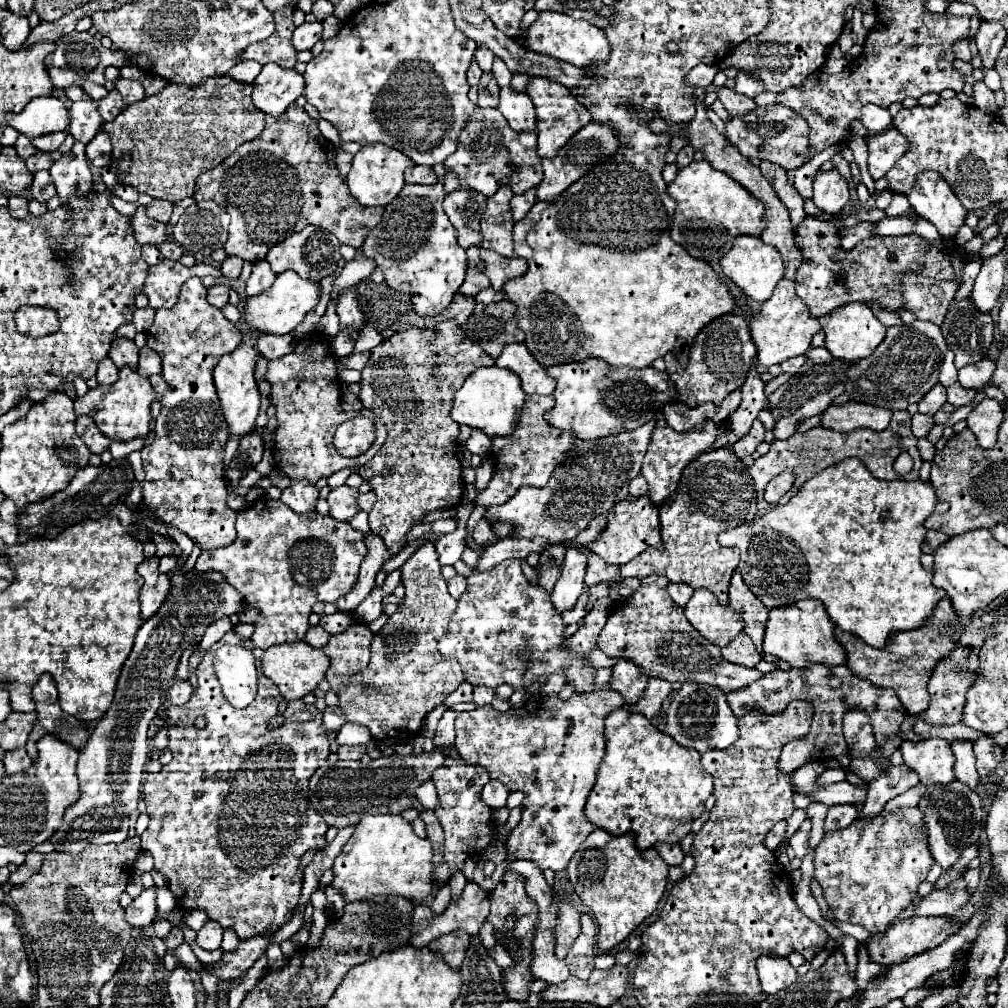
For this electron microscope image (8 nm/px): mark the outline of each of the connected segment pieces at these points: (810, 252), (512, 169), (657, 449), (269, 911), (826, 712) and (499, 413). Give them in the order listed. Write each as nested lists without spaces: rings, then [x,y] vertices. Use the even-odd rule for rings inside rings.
[[[806,216],[796,228],[796,244],[804,252],[804,262],[796,272],[796,294],[810,308],[814,318],[830,314],[834,308],[848,302],[876,300],[886,310],[900,310],[902,298],[898,292],[900,272],[918,272],[936,280],[954,280],[950,254],[930,246],[916,234],[908,236],[876,236],[856,244],[850,252],[840,248],[838,228],[830,220],[816,220]]]
[[[476,108],[474,116],[470,116],[466,128],[460,132],[458,142],[458,150],[444,162],[446,192],[474,188],[492,196],[500,186],[508,184],[514,194],[522,194],[542,182],[542,158],[536,150],[536,132],[512,132],[498,108]]]
[[[658,424],[652,432],[652,440],[648,446],[648,452],[644,456],[644,464],[640,474],[646,478],[648,488],[650,488],[650,500],[658,506],[663,504],[664,500],[676,492],[678,480],[682,470],[702,452],[712,450],[714,440],[718,438],[718,424],[704,424],[702,432],[676,432],[670,426]]]
[[[236,626],[204,654],[196,670],[196,676],[200,676],[198,690],[186,704],[168,708],[168,748],[174,758],[170,764],[162,766],[158,774],[150,774],[144,780],[142,798],[148,806],[150,826],[140,838],[142,850],[154,858],[154,868],[166,876],[168,888],[182,910],[200,908],[222,928],[232,926],[240,940],[248,940],[256,934],[278,930],[292,918],[302,890],[300,858],[306,850],[326,844],[324,836],[328,824],[308,802],[308,780],[316,768],[328,766],[330,742],[322,724],[298,724],[290,720],[290,714],[282,714],[282,726],[268,726],[268,722],[280,714],[284,698],[262,670],[258,670],[258,694],[254,702],[242,710],[230,706],[222,696],[214,673],[214,650],[222,644],[250,648],[256,664],[260,664],[262,650],[254,648],[251,640],[242,642]],[[198,716],[206,720],[202,730],[194,726]]]
[[[810,664],[808,668],[790,668],[790,670],[776,670],[770,674],[764,674],[758,682],[750,684],[744,690],[738,692],[730,692],[728,696],[728,704],[734,712],[736,718],[744,716],[746,712],[750,712],[750,708],[762,708],[764,714],[772,714],[772,712],[782,712],[788,702],[792,700],[808,700],[814,704],[816,708],[816,724],[810,726],[808,736],[804,736],[802,740],[790,742],[786,744],[786,750],[780,756],[780,764],[778,768],[784,772],[794,772],[798,770],[802,764],[806,762],[814,762],[814,760],[830,760],[840,756],[842,752],[846,752],[846,742],[842,736],[842,716],[848,710],[866,710],[872,726],[874,726],[874,737],[878,746],[884,748],[884,756],[888,758],[896,748],[900,748],[902,738],[900,738],[900,724],[906,718],[906,710],[900,704],[898,696],[894,690],[884,690],[874,686],[868,680],[860,680],[856,678],[844,664],[840,666],[828,666],[828,664]]]
[[[494,364],[494,366],[478,368],[466,376],[462,388],[454,396],[450,418],[458,424],[480,428],[488,436],[506,436],[514,432],[524,400],[526,394],[520,388],[518,376],[514,376],[514,372],[510,372],[508,368],[498,368]]]

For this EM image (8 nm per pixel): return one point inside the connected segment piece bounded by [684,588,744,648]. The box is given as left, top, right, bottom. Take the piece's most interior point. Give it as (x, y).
(719, 624)

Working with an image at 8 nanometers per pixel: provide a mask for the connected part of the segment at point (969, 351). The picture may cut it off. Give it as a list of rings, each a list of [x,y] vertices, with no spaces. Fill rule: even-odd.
[[[970,296],[950,302],[946,320],[940,328],[944,340],[956,354],[956,368],[982,360],[994,338],[994,318],[990,312],[974,312]]]

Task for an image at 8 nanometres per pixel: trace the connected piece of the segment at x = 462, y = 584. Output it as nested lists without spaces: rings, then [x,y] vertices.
[[[454,576],[450,582],[448,582],[448,592],[458,600],[464,592],[466,592],[466,578],[464,576]]]

